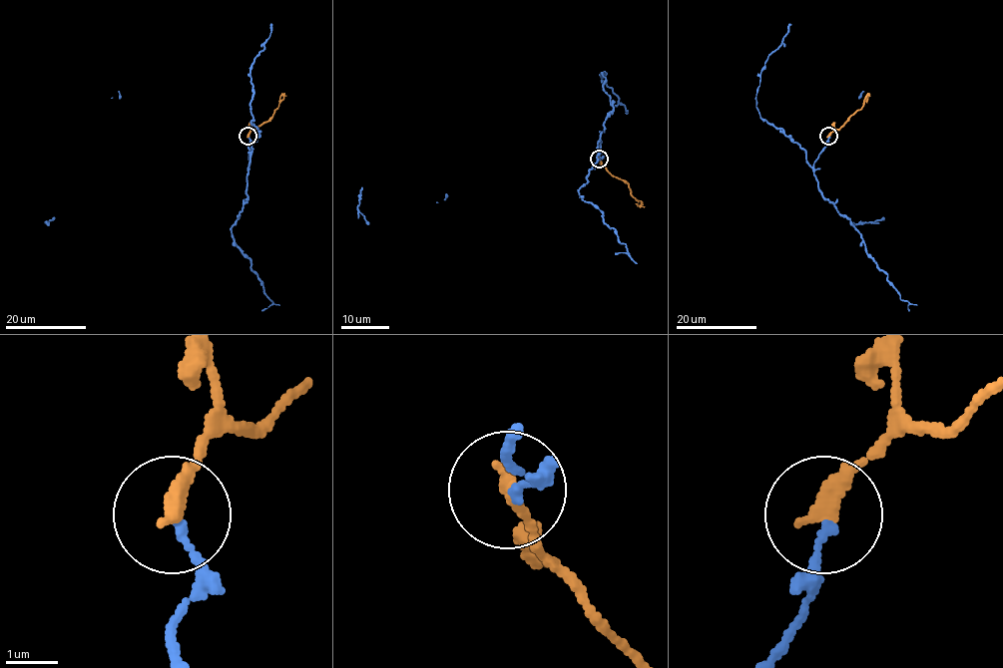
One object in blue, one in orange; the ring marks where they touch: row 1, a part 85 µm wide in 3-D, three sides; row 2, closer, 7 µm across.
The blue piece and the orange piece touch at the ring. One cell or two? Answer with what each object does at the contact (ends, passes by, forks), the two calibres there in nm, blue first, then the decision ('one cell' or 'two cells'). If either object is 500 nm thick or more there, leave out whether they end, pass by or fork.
blue ends there; orange ends there; 150 nm thick on the blue side, 340 nm on the other; two cells

